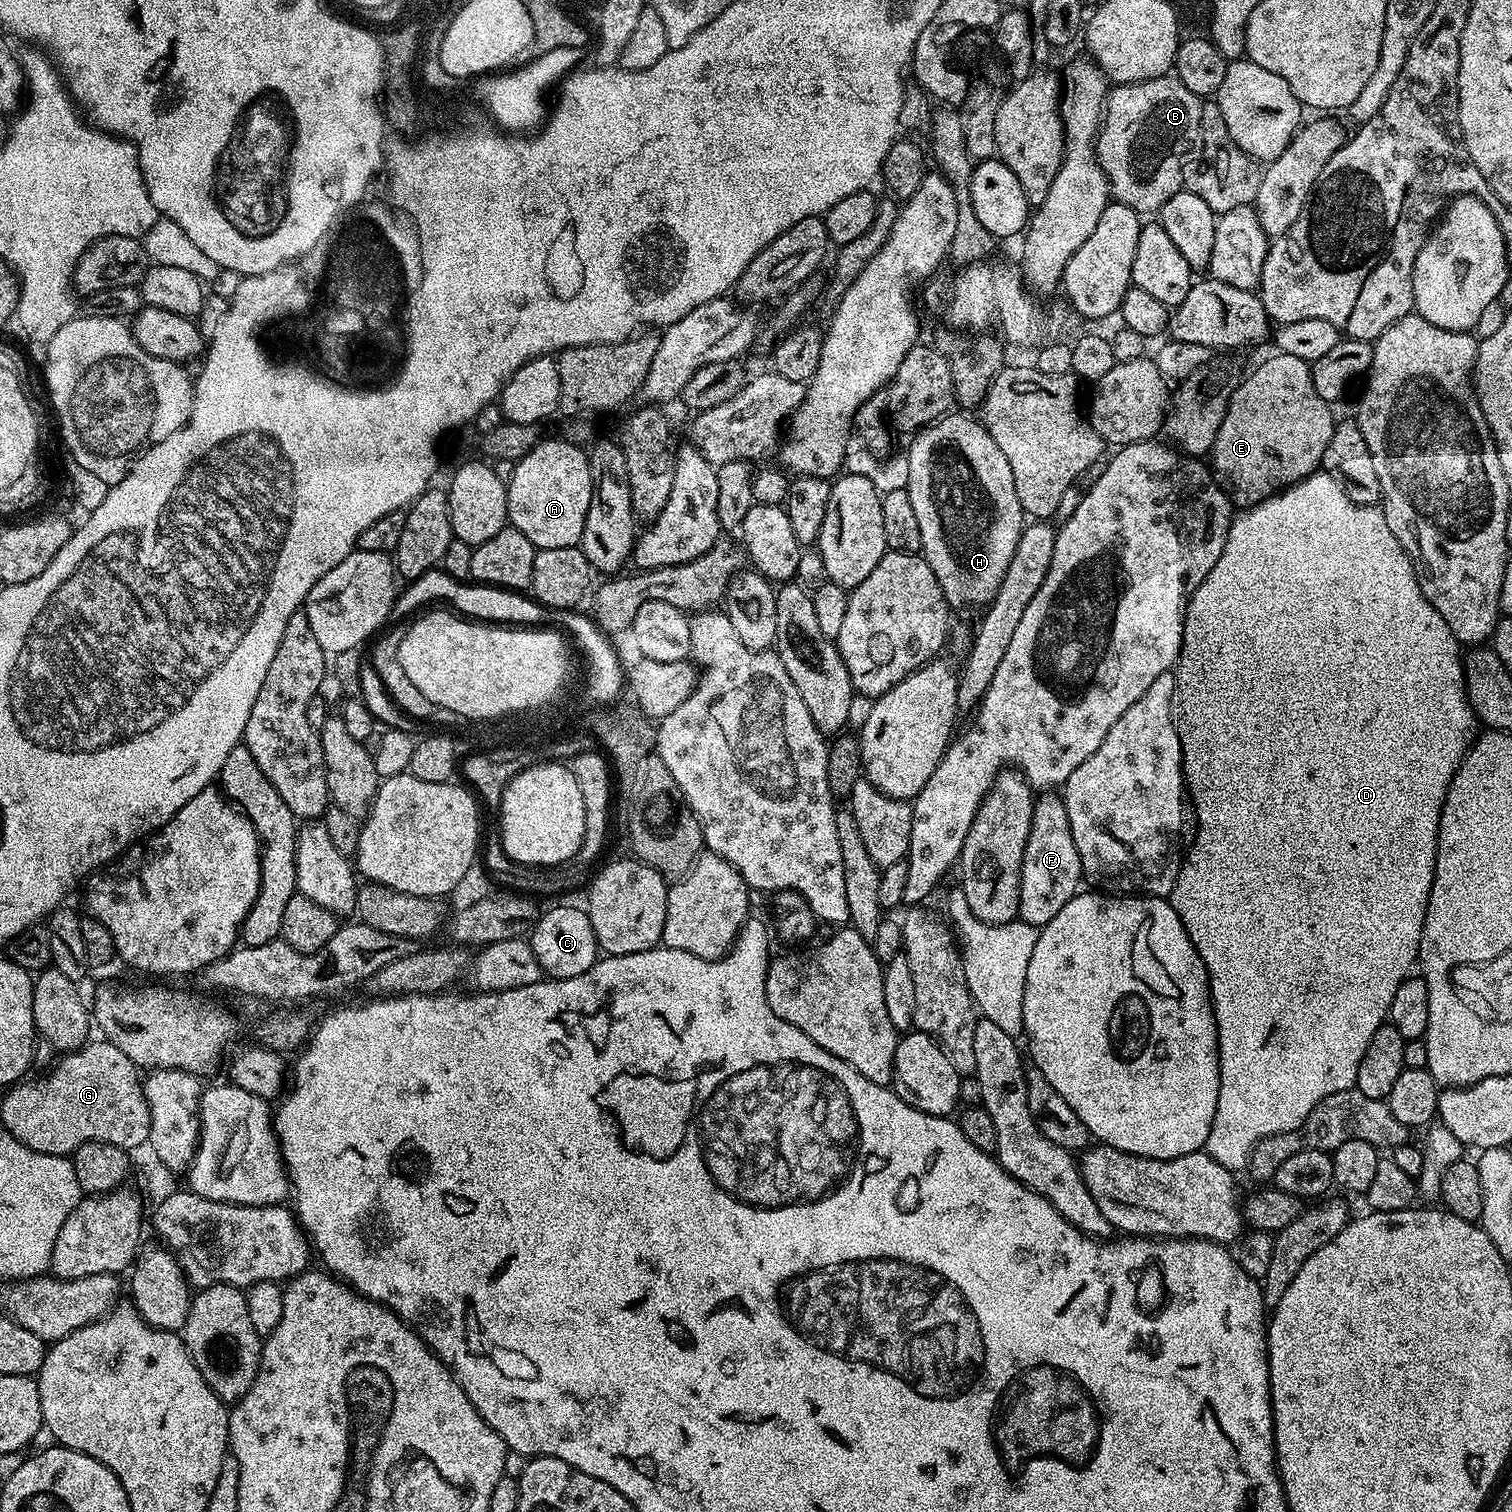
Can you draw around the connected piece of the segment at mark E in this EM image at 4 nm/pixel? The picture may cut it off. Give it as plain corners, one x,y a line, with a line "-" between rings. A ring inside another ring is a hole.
1276,352
1269,360
1264,360
1248,377
1237,383
1228,400
1226,418
1216,435
1210,453
1210,471
1220,489
1228,495
1237,509
1247,510
1253,504
1261,504
1268,496
1273,496
1282,488
1289,488
1299,480
1305,480
1310,473
1321,467
1328,437
1329,401
1321,400
1312,390
1312,370
1309,361
1294,358
1294,354

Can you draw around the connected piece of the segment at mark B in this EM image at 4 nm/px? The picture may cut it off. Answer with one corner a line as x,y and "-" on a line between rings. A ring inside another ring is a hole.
1172,74
1133,84
1117,84
1109,91
1104,101
1104,119
1096,136
1096,161
1106,174
1108,190
1115,203
1130,206
1141,214
1156,214
1165,202
1178,194
1184,182
1185,163
1200,139
1201,103
1201,97
1190,94

